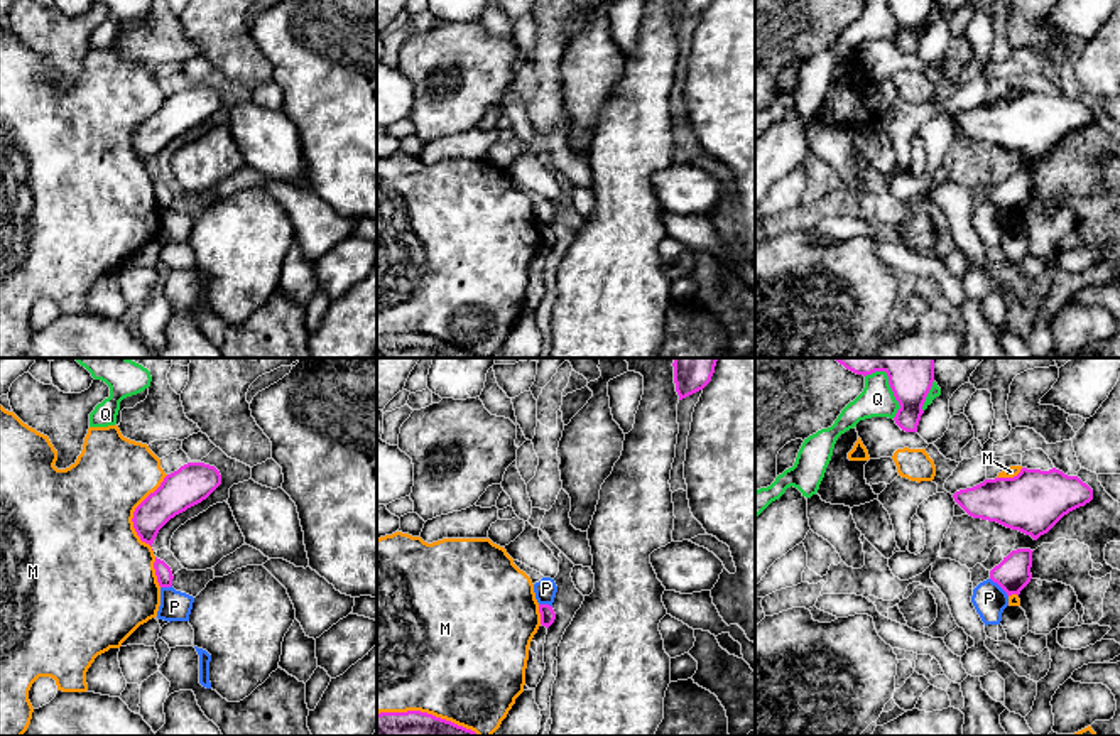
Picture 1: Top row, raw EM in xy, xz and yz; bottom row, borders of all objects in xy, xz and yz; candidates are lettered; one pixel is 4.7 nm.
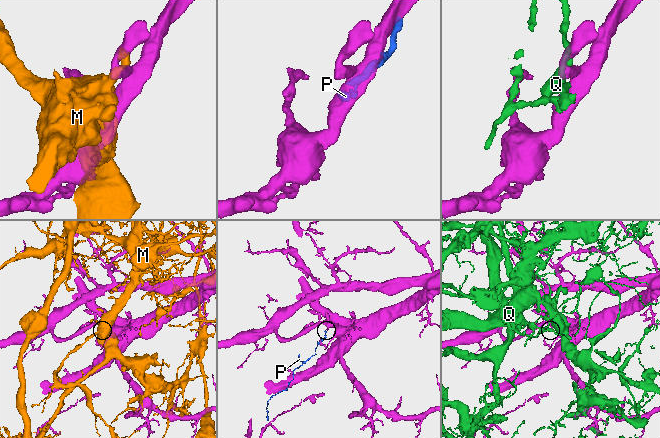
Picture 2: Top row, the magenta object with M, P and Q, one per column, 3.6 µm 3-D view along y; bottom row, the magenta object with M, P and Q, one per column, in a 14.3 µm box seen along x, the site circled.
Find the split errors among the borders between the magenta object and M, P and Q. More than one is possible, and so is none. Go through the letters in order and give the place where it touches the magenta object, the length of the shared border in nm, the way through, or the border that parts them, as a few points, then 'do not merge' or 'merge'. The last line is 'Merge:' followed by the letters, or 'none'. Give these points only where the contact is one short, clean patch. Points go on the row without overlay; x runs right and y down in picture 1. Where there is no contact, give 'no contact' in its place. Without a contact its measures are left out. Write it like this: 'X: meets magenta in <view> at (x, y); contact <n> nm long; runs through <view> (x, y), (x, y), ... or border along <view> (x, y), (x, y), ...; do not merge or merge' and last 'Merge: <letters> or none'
M: meets magenta in xy at (134, 135); contact 380 nm long; do not merge
P: meets magenta in yz at (1000, 208); contact 130 nm long; border along yz (990, 200), (1007, 218); do not merge
Q: meets magenta in yz at (896, 21); contact 190 nm long; do not merge
Merge: none

